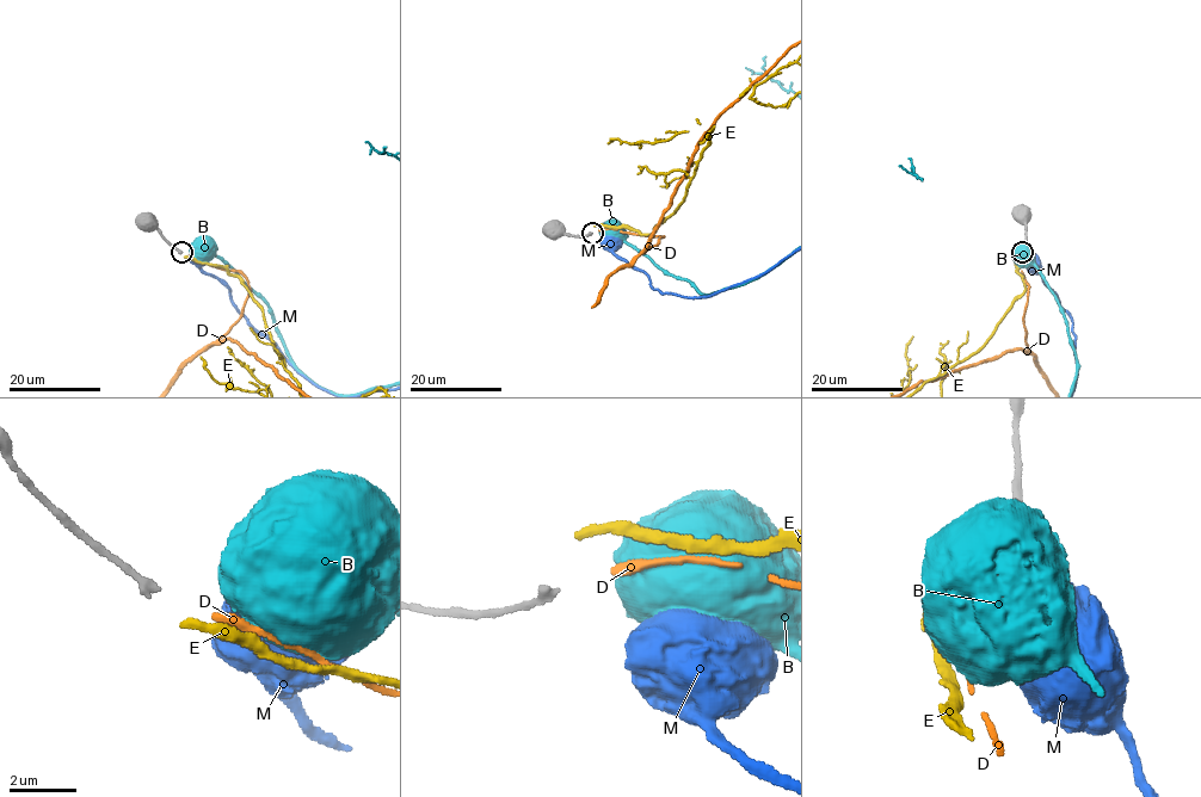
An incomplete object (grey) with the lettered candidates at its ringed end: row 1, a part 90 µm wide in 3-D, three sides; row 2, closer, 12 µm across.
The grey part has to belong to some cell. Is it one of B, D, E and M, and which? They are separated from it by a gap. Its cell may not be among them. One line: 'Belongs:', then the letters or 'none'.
Belongs: D

